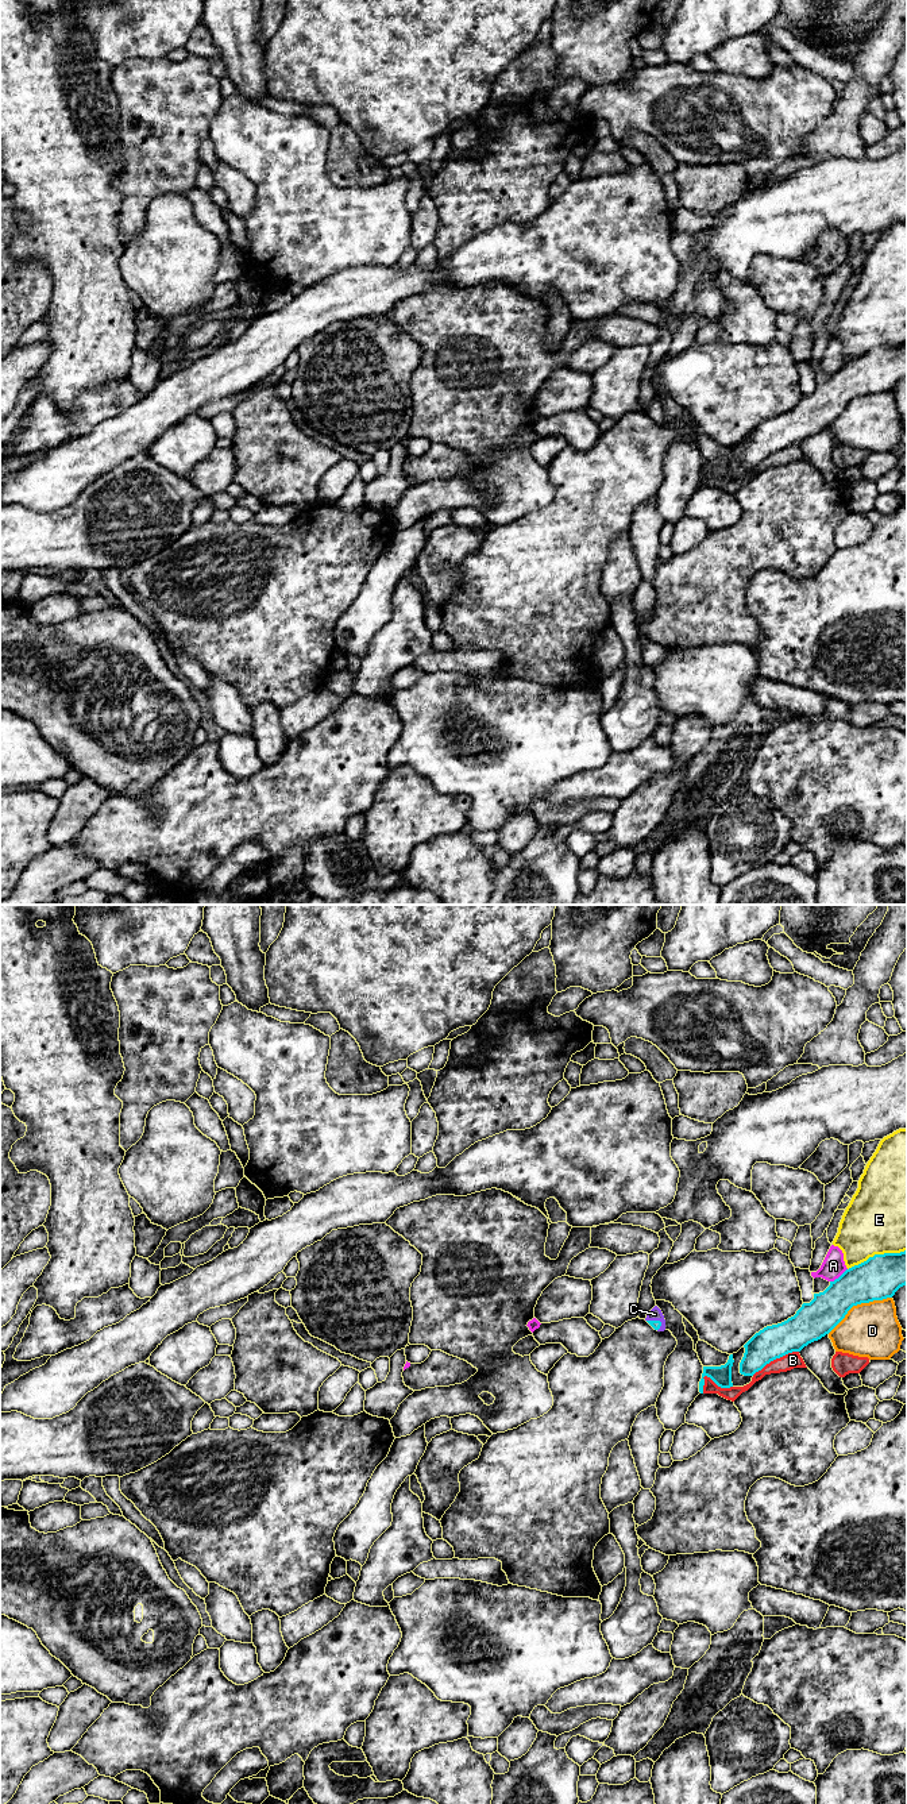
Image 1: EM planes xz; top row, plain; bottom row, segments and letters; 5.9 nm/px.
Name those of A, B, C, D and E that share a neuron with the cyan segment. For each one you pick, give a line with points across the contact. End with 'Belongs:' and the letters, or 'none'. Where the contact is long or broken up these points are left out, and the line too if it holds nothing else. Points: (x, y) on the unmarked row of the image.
C: way xz (656, 417), (655, 413), (655, 407)
Belongs: C

